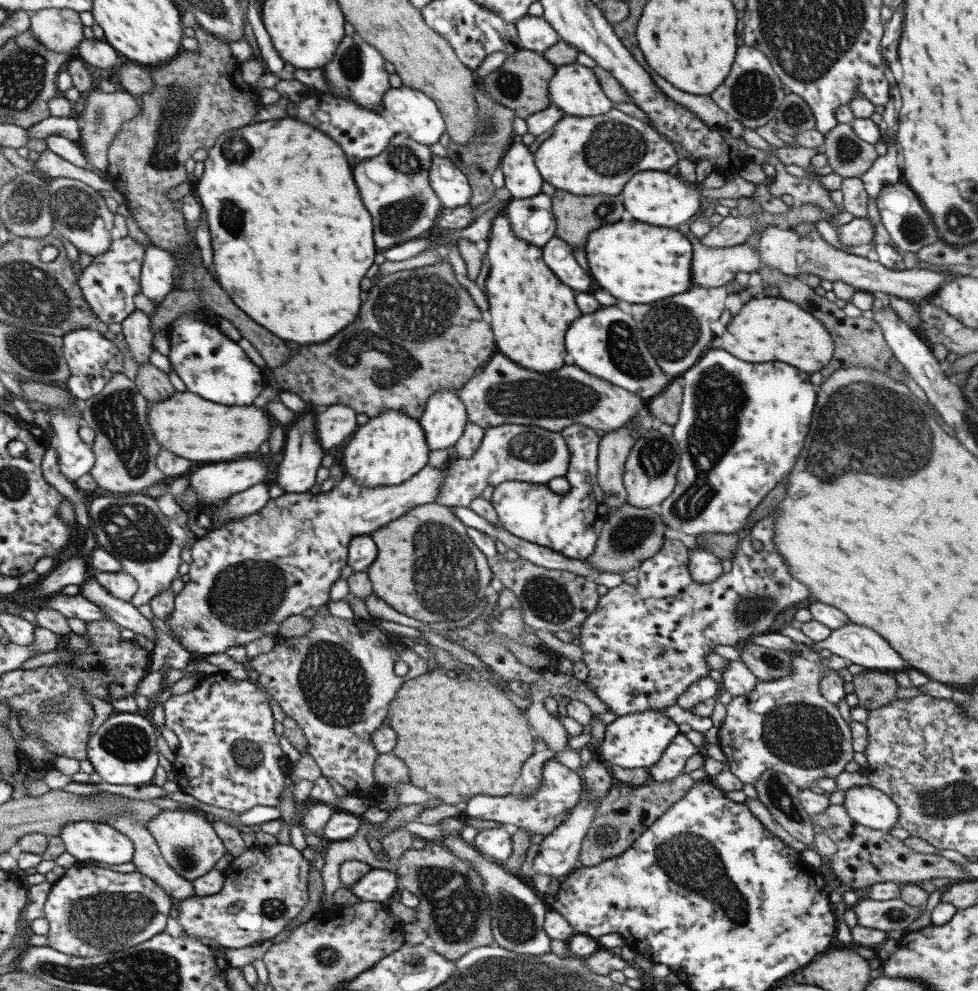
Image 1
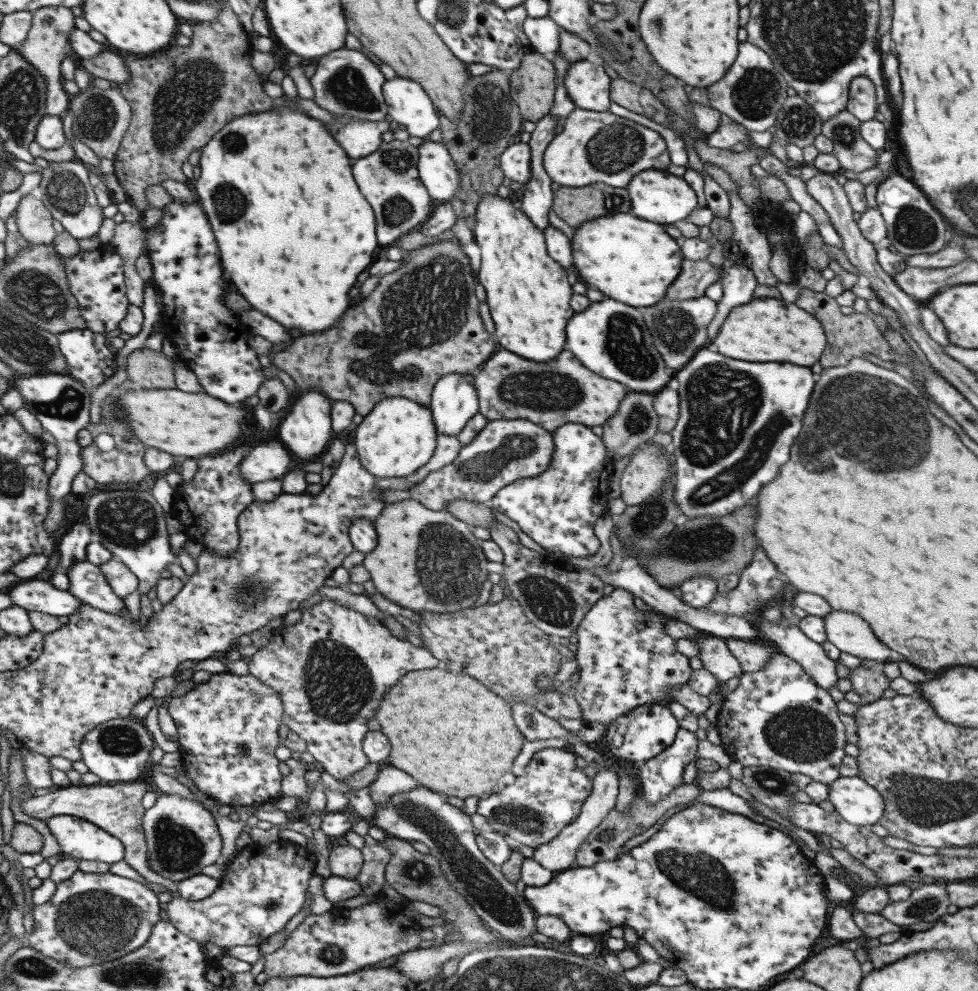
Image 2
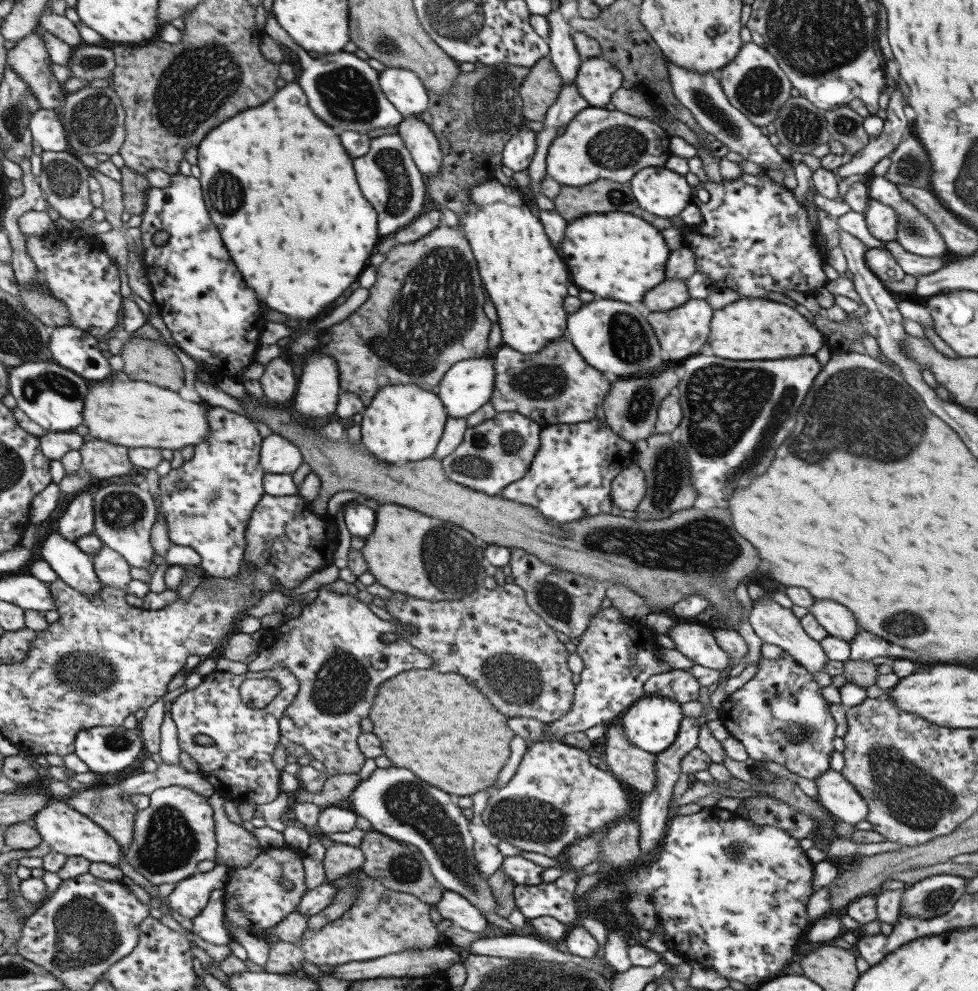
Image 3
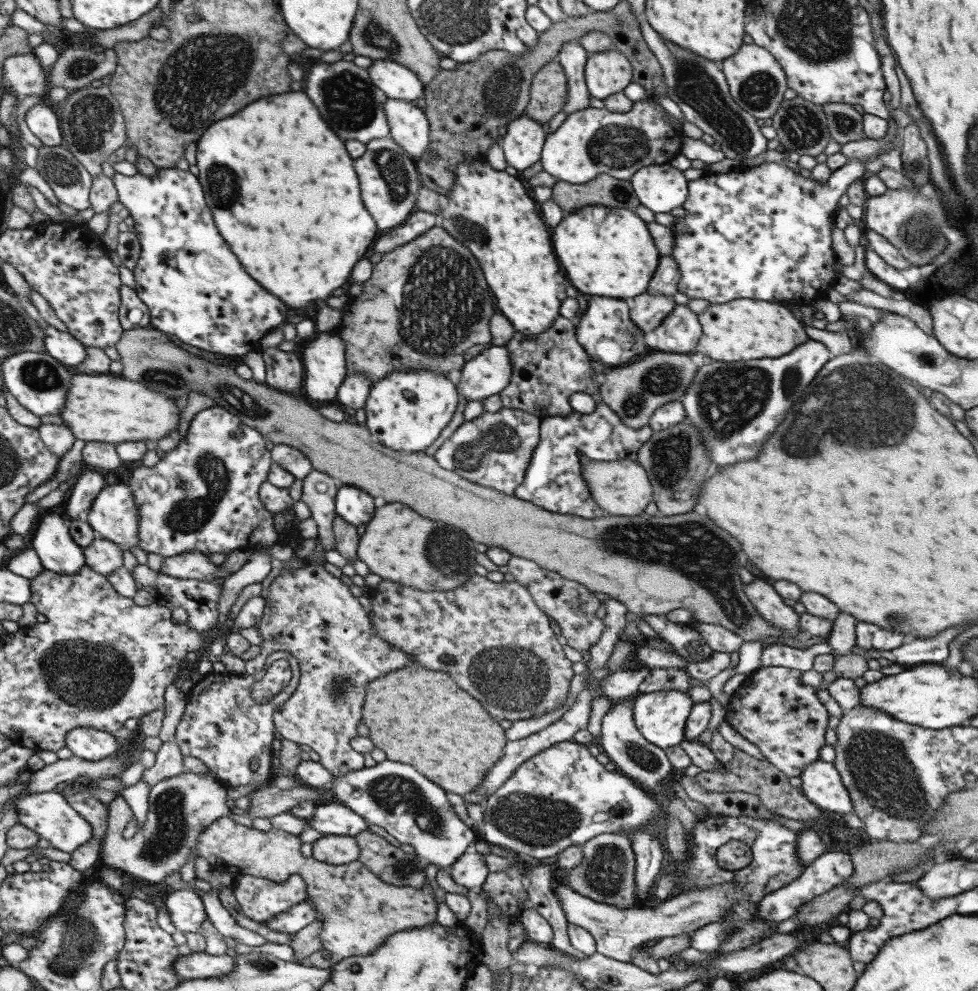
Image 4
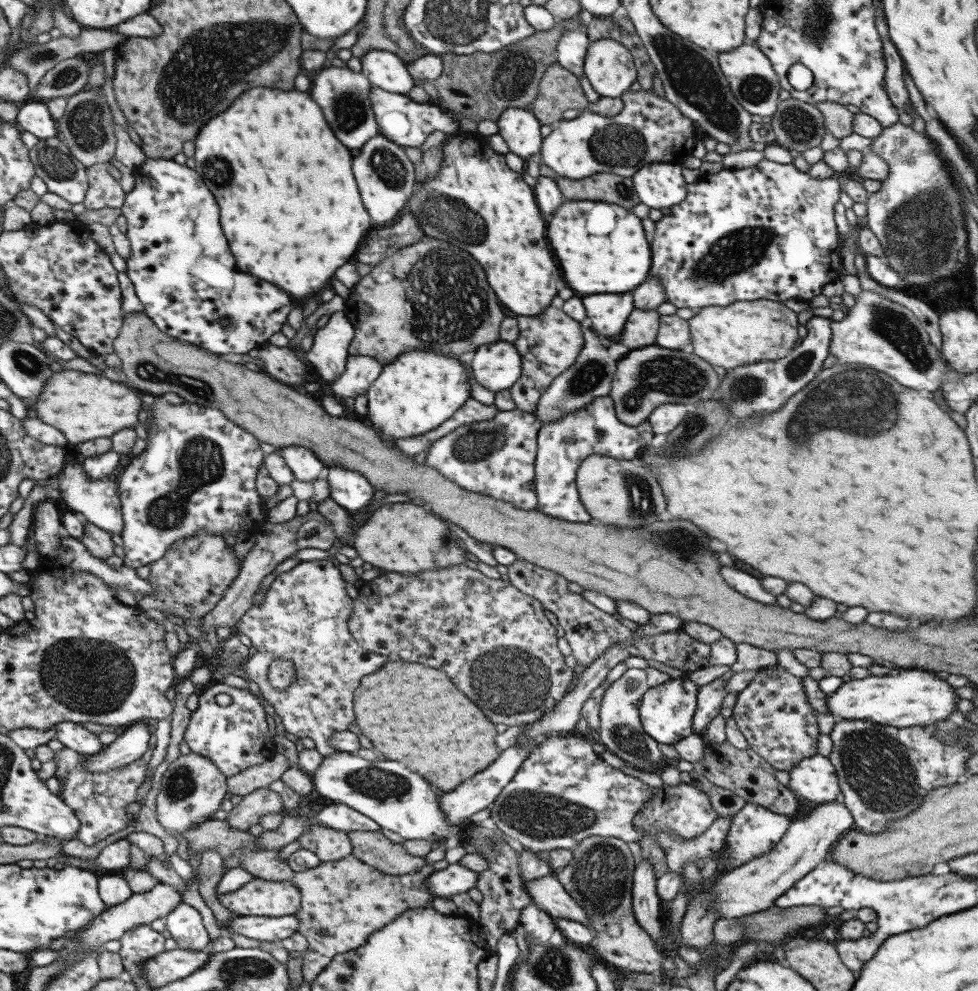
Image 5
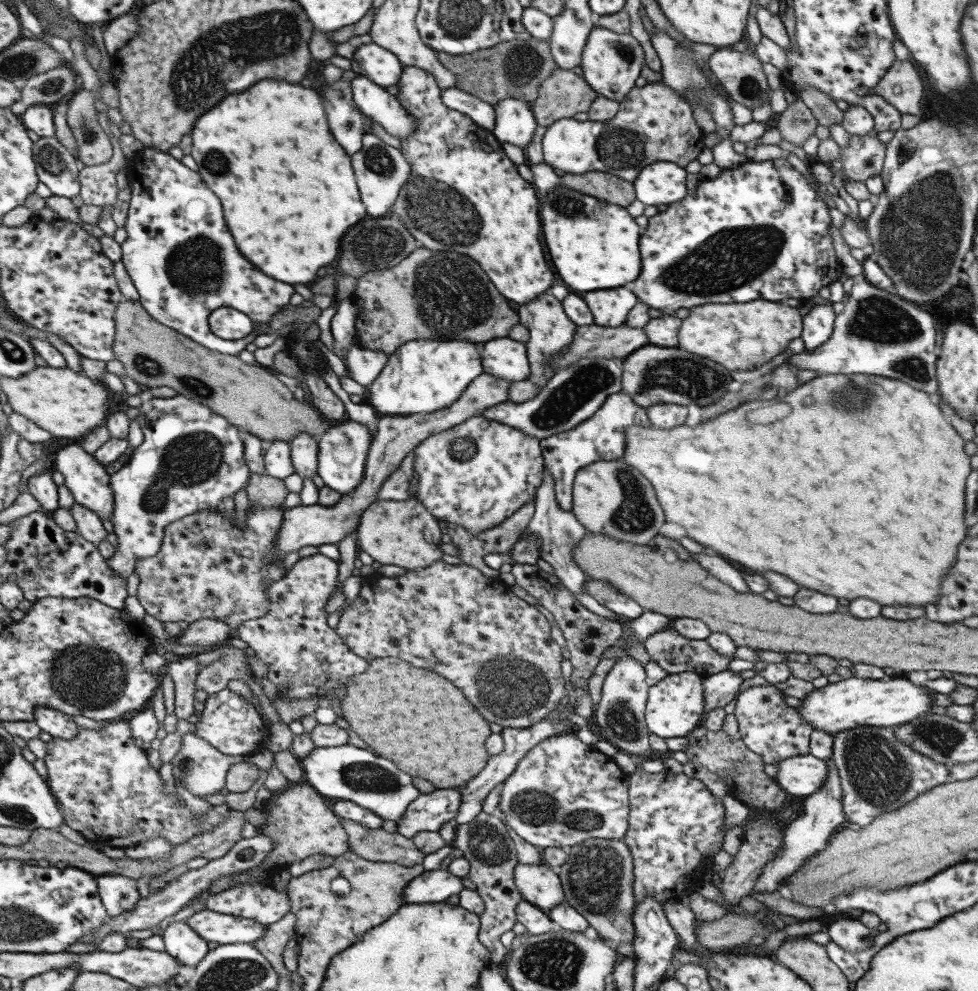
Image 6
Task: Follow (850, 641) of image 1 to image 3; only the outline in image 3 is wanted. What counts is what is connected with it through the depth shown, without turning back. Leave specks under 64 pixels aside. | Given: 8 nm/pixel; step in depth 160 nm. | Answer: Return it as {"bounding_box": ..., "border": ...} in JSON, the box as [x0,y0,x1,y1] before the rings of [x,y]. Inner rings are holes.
{"bounding_box":[808,599,859,642],"border":[[[814,599],[808,612],[829,635],[842,638],[845,642],[851,641],[859,629],[849,609],[833,601]]]}

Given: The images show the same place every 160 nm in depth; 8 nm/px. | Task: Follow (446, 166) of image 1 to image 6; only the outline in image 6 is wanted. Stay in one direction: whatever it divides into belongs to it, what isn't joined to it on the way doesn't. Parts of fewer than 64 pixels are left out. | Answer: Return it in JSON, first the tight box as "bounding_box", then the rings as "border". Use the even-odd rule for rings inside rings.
{"bounding_box":[350,73,414,139],"border":[[[358,73],[350,80],[350,91],[353,103],[360,112],[369,120],[378,122],[387,134],[400,139],[414,131],[414,118],[404,110],[397,98],[363,74]]]}

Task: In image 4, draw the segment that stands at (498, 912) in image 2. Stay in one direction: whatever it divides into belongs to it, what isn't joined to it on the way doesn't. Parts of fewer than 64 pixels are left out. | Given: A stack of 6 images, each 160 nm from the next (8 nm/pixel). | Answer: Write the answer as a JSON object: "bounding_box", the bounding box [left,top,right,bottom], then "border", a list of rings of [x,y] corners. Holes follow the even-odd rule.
{"bounding_box":[328,760,475,868],"border":[[[382,760],[372,767],[363,766],[333,777],[328,785],[335,802],[361,816],[367,824],[383,828],[398,843],[409,844],[425,864],[449,868],[474,843],[475,834],[454,814],[445,791],[407,764]]]}

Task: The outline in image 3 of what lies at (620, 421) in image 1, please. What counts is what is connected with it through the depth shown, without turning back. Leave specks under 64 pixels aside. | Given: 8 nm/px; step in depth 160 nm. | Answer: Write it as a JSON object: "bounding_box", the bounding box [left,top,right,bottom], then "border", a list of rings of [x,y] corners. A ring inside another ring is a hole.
{"bounding_box":[489,334,611,429],"border":[[[566,334],[553,338],[543,350],[535,351],[533,354],[523,354],[509,346],[501,345],[491,353],[491,356],[495,379],[489,403],[492,404],[494,412],[522,414],[536,422],[541,429],[554,424],[573,424],[591,420],[595,417],[597,404],[603,402],[611,385],[599,370],[591,368],[583,361],[583,357],[575,351]]]}

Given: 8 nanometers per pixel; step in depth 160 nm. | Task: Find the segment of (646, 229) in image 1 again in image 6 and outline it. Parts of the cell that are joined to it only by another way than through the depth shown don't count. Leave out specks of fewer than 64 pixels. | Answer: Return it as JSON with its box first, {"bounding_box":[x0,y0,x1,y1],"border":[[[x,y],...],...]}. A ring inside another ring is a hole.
{"bounding_box":[537,185,639,292],"border":[[[557,185],[549,192],[537,192],[539,218],[545,248],[561,282],[575,292],[617,288],[639,274],[639,226],[619,206],[599,202],[598,198],[579,194]]]}

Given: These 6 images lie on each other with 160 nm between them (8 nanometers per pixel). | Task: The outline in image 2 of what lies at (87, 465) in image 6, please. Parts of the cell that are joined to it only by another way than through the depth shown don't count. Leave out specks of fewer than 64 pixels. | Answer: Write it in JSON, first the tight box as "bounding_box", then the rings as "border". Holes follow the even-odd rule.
{"bounding_box":[85,490,177,626],"border":[[[114,490],[92,494],[85,506],[85,521],[94,539],[101,543],[113,559],[122,562],[137,578],[135,593],[122,599],[133,623],[144,626],[147,618],[139,611],[139,595],[147,593],[160,579],[159,572],[168,562],[177,562],[169,550],[165,529],[164,510],[155,502],[149,491]]]}

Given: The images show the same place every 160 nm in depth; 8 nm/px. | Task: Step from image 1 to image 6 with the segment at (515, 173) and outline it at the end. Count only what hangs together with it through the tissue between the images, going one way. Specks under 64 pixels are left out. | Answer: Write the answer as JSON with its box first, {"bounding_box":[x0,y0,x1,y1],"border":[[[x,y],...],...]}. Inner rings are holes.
{"bounding_box":[492,98,538,148],"border":[[[499,98],[494,107],[494,127],[492,135],[499,143],[508,142],[519,148],[525,148],[531,140],[531,134],[538,124],[531,114],[528,103],[515,98]]]}

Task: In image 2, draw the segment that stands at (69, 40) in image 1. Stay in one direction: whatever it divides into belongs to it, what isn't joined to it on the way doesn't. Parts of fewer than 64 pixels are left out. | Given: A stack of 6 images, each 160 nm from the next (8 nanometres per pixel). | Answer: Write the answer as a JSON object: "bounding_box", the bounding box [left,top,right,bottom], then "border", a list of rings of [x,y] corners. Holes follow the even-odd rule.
{"bounding_box":[13,6,74,117],"border":[[[50,6],[34,10],[26,37],[13,46],[19,56],[22,56],[43,77],[46,86],[45,115],[61,117],[66,113],[66,108],[69,106],[70,97],[63,91],[60,62],[65,55],[72,54],[68,34],[74,27],[73,18],[71,11],[64,6]]]}

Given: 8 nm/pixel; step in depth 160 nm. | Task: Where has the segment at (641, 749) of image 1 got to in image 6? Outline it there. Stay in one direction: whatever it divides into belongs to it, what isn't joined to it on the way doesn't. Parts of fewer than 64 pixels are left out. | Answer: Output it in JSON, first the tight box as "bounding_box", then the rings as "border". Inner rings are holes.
{"bounding_box":[644,672,704,738],"border":[[[680,672],[668,674],[648,687],[644,706],[644,723],[649,733],[659,738],[685,737],[701,723],[704,710],[702,676],[697,673]]]}

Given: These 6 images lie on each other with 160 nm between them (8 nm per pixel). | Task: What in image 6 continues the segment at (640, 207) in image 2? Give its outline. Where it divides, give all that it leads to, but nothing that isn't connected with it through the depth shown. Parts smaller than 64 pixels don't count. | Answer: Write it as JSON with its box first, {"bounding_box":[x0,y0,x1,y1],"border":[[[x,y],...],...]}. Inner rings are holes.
{"bounding_box":[632,161,685,206],"border":[[[657,161],[644,166],[632,182],[635,198],[644,206],[670,205],[685,195],[685,169],[674,162]]]}

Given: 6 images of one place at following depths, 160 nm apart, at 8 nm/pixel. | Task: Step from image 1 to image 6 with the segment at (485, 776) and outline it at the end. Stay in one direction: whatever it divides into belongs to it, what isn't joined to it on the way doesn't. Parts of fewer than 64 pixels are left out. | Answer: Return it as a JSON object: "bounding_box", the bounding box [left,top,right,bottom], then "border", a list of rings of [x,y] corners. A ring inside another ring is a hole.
{"bounding_box":[340,657,489,789],"border":[[[381,657],[376,659],[369,659],[367,668],[359,674],[354,674],[347,680],[344,690],[344,695],[340,698],[340,708],[343,718],[347,720],[347,724],[353,728],[353,732],[379,756],[391,760],[399,770],[407,772],[409,776],[419,776],[419,778],[425,778],[427,782],[431,783],[435,789],[451,789],[459,787],[464,783],[469,782],[471,778],[485,766],[485,763],[489,760],[489,756],[485,748],[483,748],[483,742],[487,736],[489,736],[489,723],[476,711],[473,707],[471,708],[470,703],[467,704],[468,700],[461,696],[462,692],[459,692],[453,684],[449,684],[445,678],[439,678],[437,674],[429,672],[429,670],[419,670],[419,668],[413,668],[413,665],[408,662],[401,660],[397,657]]]}

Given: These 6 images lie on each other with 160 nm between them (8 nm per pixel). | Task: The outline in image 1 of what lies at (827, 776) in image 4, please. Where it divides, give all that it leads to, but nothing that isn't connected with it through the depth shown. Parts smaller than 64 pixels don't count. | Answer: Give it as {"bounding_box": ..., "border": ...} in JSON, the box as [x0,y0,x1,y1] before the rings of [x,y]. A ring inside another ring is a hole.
{"bounding_box":[841,786,899,832],"border":[[[871,786],[847,788],[841,806],[855,823],[872,830],[888,832],[899,816],[895,802]]]}

